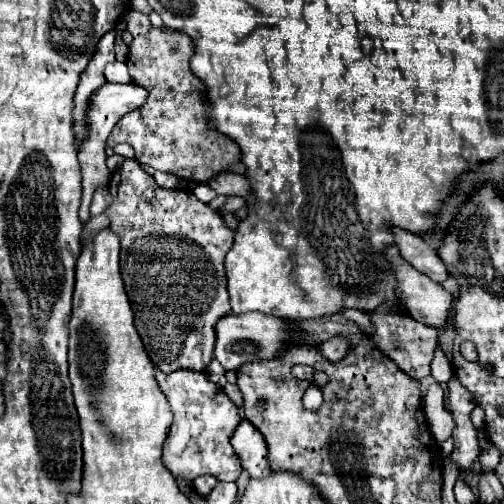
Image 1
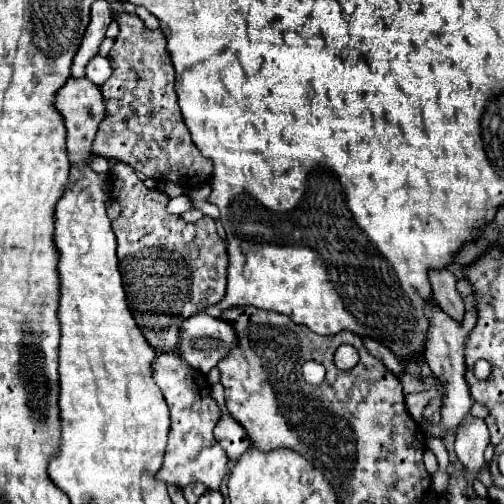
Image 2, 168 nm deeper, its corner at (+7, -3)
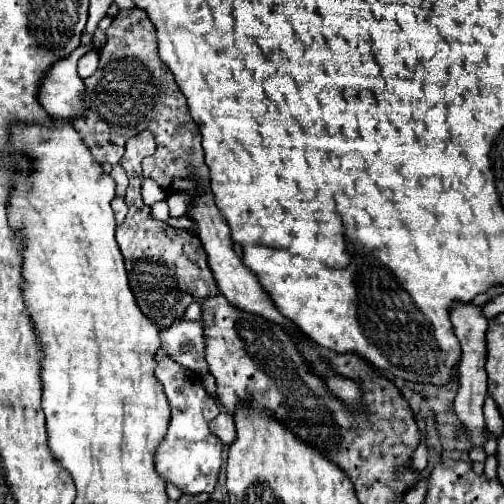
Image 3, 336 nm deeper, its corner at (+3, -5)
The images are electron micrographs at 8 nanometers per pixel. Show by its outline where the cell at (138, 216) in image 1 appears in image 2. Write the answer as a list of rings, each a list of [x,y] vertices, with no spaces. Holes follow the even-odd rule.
[[[126,163],[114,165],[110,189],[114,189],[114,199],[122,209],[120,217],[112,221],[112,229],[118,239],[118,265],[130,313],[146,341],[158,353],[176,353],[180,323],[224,299],[226,241],[218,235],[212,217],[186,223],[180,215],[168,213],[170,197],[158,189],[148,189]]]

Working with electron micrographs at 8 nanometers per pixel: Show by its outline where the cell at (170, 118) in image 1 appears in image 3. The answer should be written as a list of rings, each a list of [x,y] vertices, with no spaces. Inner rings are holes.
[[[128,9],[120,11],[114,19],[112,25],[106,31],[106,45],[100,49],[100,69],[84,79],[86,93],[84,93],[84,111],[80,117],[74,117],[76,121],[72,123],[74,129],[80,133],[88,149],[92,151],[94,159],[98,163],[118,163],[122,153],[124,153],[124,143],[130,135],[148,129],[158,143],[158,149],[154,155],[144,159],[144,177],[154,179],[166,193],[172,191],[188,191],[196,183],[206,183],[208,181],[208,167],[204,163],[204,153],[200,147],[200,131],[198,123],[190,117],[186,97],[178,89],[172,71],[168,65],[160,61],[158,55],[158,43],[156,43],[156,29],[152,21],[146,17],[144,11],[140,9]],[[168,143],[168,147],[166,147]],[[190,173],[196,173],[196,179],[190,179]]]

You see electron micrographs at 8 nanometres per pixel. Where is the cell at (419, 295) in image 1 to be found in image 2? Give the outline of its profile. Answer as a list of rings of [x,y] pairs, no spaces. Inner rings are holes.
[[[428,301],[424,307],[424,315],[428,317],[428,341],[426,341],[426,363],[430,365],[432,373],[438,377],[438,381],[444,387],[444,397],[442,397],[442,409],[440,409],[440,423],[432,427],[432,433],[436,437],[444,437],[446,431],[452,431],[456,427],[460,427],[460,423],[464,421],[464,417],[468,415],[470,407],[472,407],[472,397],[468,391],[468,385],[464,381],[464,341],[466,335],[470,333],[470,329],[476,325],[476,311],[470,309],[466,311],[464,321],[454,321],[452,317],[448,317],[434,301]]]

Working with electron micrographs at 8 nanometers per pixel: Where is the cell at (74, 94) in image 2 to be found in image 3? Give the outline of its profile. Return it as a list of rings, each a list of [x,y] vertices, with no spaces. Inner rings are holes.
[[[78,45],[68,57],[64,57],[64,61],[56,61],[56,65],[44,75],[44,81],[40,81],[38,101],[52,117],[72,121],[82,113],[84,83],[76,73],[76,61],[92,49],[94,45]]]

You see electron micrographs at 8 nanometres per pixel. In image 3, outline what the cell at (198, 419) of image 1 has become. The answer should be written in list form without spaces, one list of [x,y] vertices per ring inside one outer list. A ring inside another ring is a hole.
[[[162,349],[156,351],[154,359],[158,363],[154,377],[162,383],[172,409],[168,433],[164,441],[160,441],[160,449],[156,449],[156,471],[166,481],[172,481],[182,493],[212,493],[222,465],[222,441],[210,433],[208,425],[220,413],[218,403],[204,391],[202,381],[194,371],[172,361]]]

